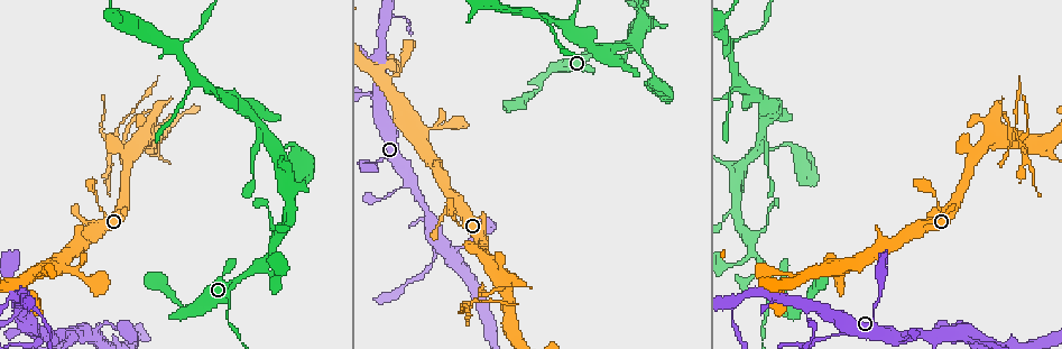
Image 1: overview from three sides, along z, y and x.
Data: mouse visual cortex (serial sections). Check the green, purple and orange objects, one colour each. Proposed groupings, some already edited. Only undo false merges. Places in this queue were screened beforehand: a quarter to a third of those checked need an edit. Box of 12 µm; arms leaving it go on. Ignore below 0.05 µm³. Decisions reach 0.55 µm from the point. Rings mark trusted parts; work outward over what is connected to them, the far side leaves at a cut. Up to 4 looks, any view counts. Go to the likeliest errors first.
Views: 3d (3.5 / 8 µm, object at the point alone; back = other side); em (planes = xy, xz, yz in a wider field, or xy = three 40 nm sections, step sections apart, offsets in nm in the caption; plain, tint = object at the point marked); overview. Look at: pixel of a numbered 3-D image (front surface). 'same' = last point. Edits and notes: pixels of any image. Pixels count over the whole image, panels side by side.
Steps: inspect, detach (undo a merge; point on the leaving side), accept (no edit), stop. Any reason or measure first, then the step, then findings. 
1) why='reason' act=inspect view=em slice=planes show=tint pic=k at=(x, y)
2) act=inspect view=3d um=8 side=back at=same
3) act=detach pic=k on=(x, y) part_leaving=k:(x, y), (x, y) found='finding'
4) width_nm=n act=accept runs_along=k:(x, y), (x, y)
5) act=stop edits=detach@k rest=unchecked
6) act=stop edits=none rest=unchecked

why='four arms meet' act=inspect view=3d um=3.5 pic=1 at=(268, 251)

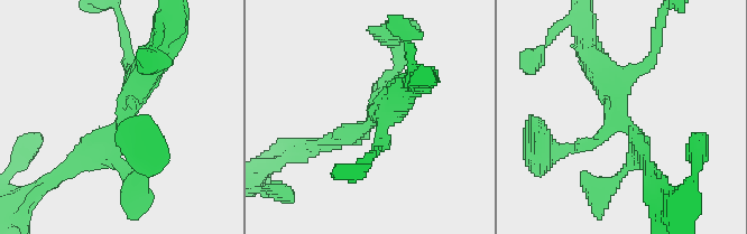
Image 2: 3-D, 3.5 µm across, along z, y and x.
arm_widths_nm=150,200,200,400 act=accept runs_along=2:(68, 170), (120, 122), (155, 61) found='one cell here'

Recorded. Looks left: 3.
why='thin arm on a thick one' act=inspect view=em slice=planes show=tint pic=1 at=(809, 306)

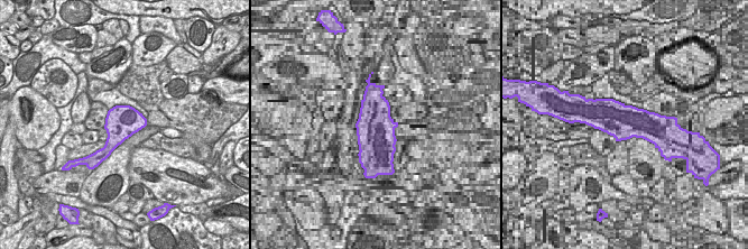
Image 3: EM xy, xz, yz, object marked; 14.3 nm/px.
why='wider look' act=inspect view=3d um=3.5 at=same

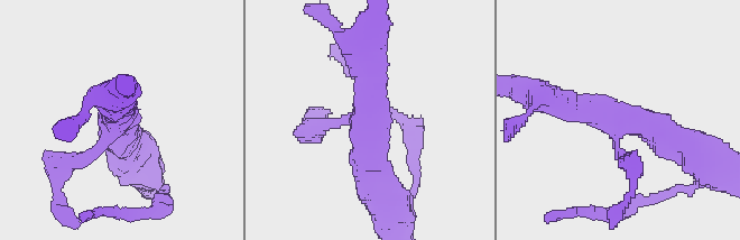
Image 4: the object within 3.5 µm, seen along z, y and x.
act=accept runs_along=4:(691, 146), (636, 119), (553, 102) found='continuous, no second cell'

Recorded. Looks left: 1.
act=stop edits=none rest=unchecked

